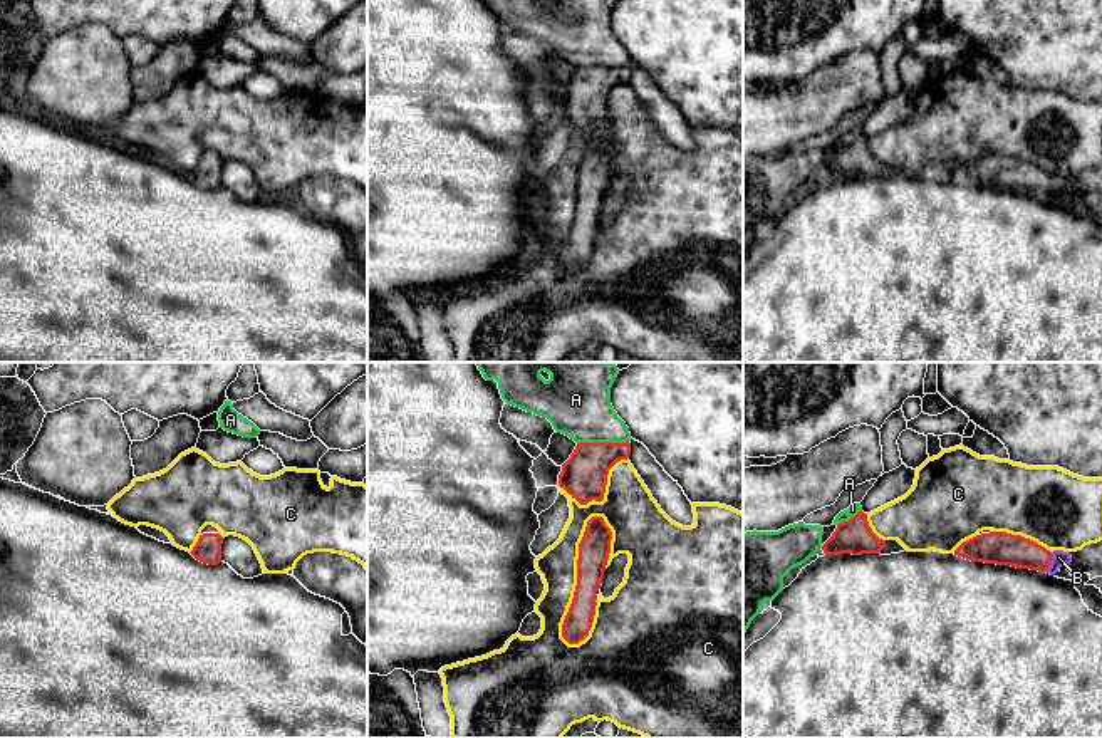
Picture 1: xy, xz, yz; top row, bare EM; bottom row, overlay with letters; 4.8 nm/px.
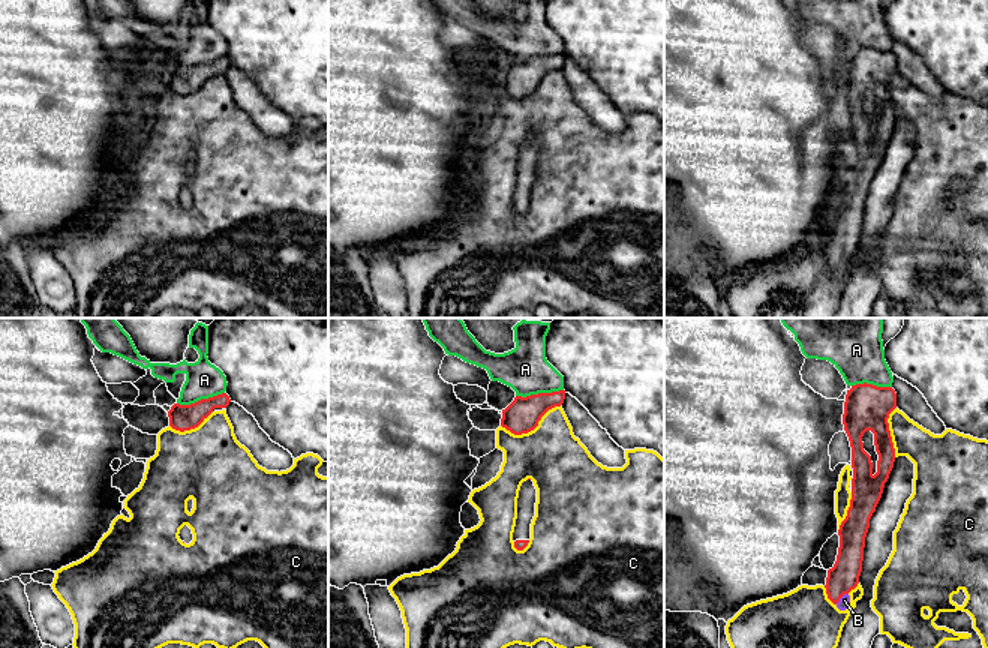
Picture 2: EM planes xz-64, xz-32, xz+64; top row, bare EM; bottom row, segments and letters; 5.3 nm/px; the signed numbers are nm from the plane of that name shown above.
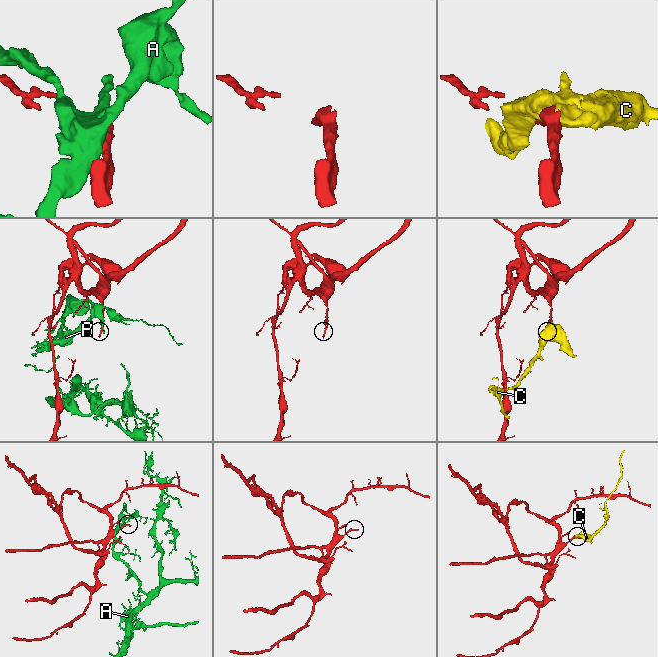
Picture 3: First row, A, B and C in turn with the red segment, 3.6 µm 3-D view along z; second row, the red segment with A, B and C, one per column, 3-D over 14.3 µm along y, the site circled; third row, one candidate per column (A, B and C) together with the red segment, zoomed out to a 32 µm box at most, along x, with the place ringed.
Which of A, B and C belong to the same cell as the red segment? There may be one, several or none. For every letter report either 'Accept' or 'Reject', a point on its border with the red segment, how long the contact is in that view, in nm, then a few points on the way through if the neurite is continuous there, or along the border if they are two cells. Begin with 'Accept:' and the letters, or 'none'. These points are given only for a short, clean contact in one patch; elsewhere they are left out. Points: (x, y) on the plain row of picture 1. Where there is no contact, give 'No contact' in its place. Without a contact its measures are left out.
Accept: B
A: Reject. Touches red at xz (602, 67). Shared border 240 nm
B: Accept. Touches red at yz (1050, 185). Shared border 100 nm. Path across: yz (1003, 173), (1050, 185), (1059, 181)
C: Reject. Touches red at xz (577, 202). Shared border 650 nm

